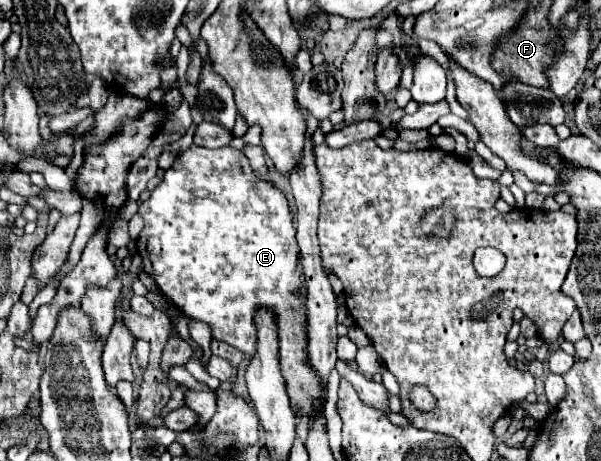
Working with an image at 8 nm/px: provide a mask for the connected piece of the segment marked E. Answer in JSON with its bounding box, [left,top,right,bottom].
[137,146,321,416]

